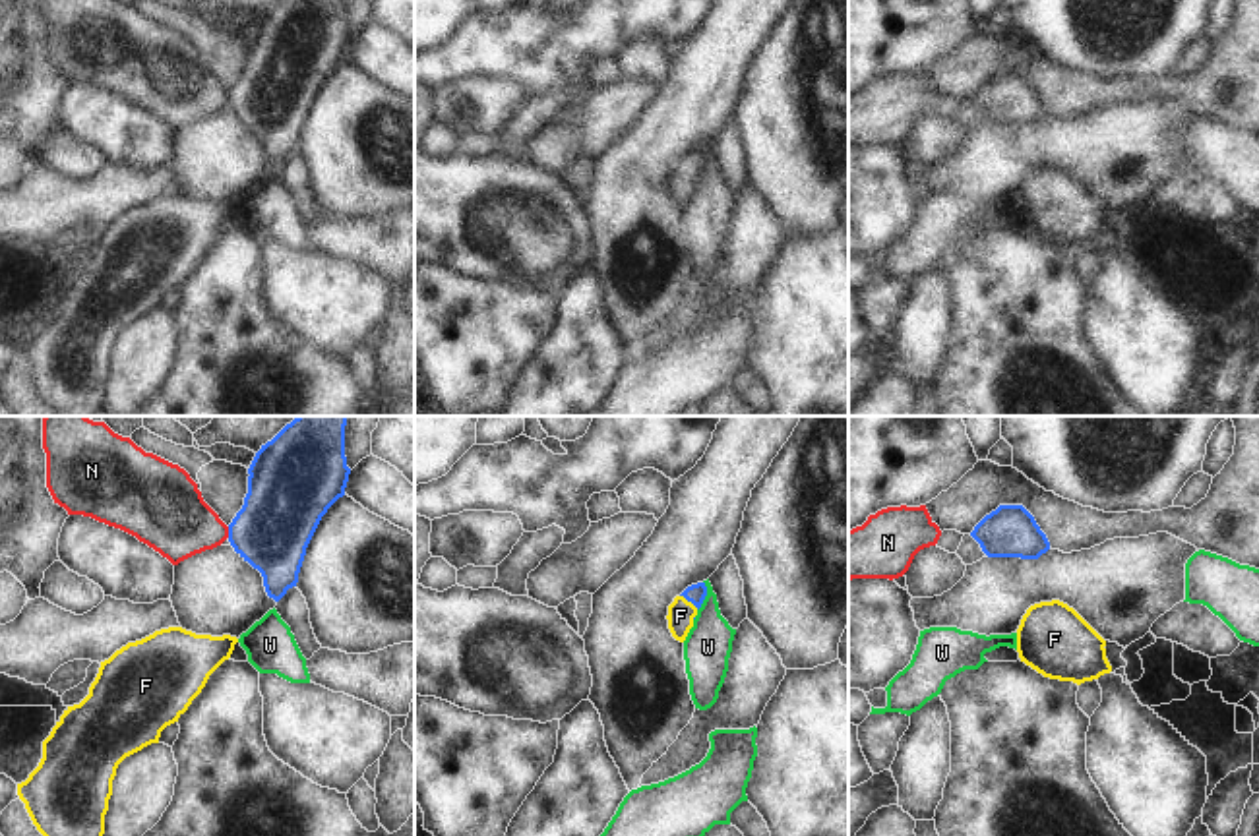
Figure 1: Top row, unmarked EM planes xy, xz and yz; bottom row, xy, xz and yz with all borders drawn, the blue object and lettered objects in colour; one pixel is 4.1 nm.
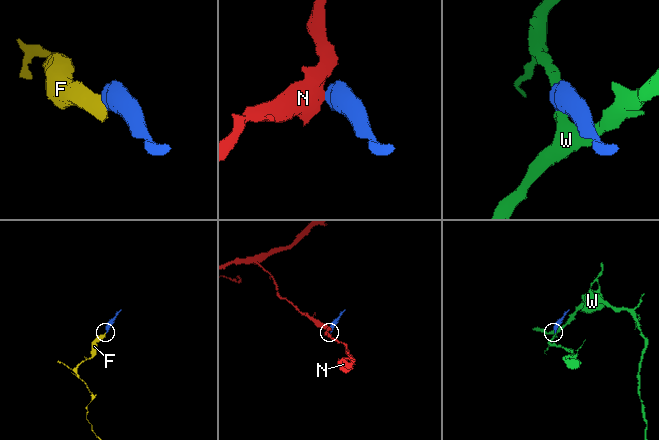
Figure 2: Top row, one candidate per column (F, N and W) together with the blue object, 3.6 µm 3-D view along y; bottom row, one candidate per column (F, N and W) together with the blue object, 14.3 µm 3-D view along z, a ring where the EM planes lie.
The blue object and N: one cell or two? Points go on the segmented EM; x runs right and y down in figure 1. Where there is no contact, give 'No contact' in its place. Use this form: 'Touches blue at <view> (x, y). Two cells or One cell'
Touches blue at xy (229, 533). Two cells

